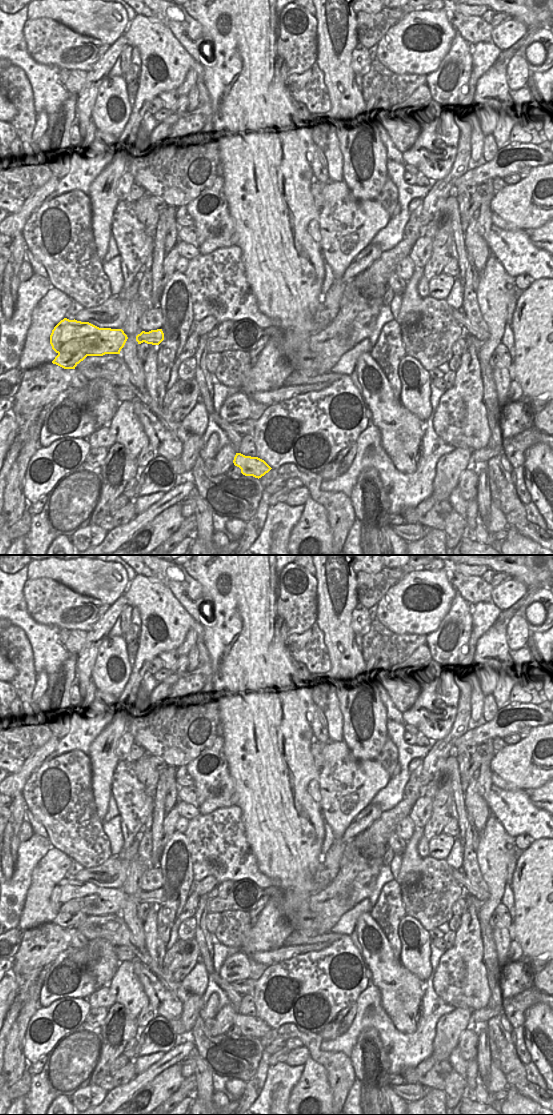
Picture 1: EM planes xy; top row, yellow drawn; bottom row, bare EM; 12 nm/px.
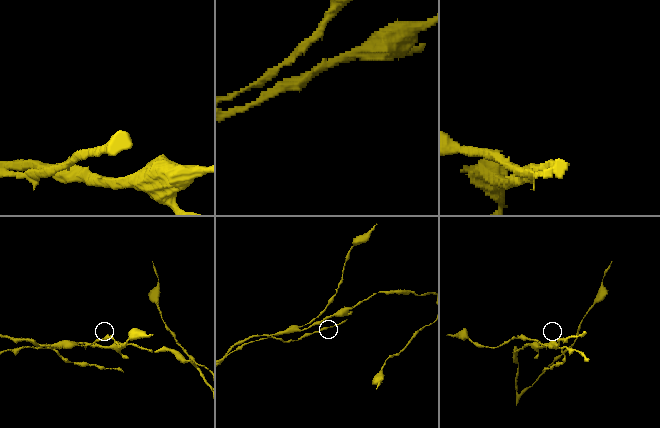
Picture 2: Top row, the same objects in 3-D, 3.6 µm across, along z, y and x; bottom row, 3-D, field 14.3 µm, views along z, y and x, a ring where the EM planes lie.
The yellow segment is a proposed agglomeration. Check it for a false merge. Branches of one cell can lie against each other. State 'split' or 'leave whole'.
split

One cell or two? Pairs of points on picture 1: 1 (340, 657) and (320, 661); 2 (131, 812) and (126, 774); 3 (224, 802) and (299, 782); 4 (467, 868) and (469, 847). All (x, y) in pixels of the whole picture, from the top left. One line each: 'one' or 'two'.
1: two
2: one
3: two
4: one

